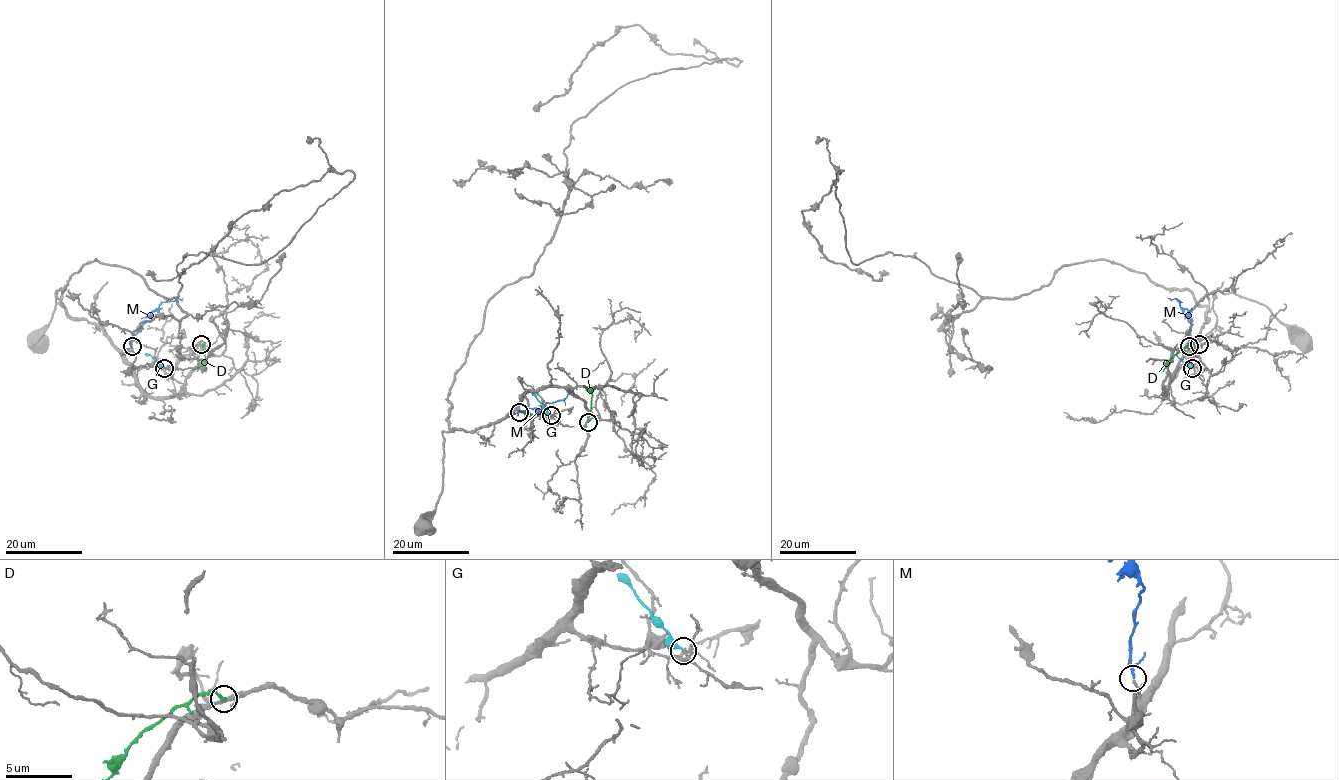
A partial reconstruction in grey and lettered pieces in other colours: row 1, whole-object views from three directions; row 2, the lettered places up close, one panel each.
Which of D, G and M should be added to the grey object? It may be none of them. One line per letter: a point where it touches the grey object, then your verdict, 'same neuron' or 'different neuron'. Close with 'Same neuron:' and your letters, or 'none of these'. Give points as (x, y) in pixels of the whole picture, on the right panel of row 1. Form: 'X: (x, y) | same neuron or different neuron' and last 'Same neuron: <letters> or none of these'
D: (1199, 344) | different neuron
G: (1192, 368) | different neuron
M: (1189, 346) | same neuron
Same neuron: M

